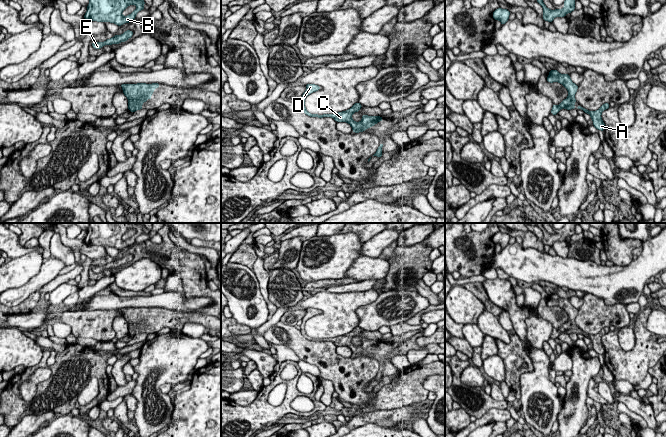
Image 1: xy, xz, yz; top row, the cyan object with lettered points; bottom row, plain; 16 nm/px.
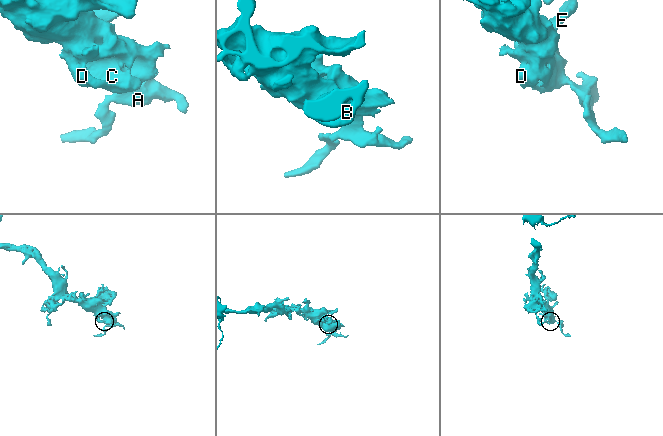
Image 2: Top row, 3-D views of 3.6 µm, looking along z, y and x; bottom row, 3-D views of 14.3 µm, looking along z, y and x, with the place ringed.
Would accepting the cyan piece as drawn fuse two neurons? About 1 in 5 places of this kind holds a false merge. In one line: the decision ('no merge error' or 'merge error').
no merge error

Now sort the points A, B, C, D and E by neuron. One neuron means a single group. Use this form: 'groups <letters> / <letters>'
groups A B C D E

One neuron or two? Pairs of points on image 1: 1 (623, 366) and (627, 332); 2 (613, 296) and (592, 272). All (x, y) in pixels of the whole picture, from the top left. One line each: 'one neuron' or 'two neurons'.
1: two neurons
2: one neuron

